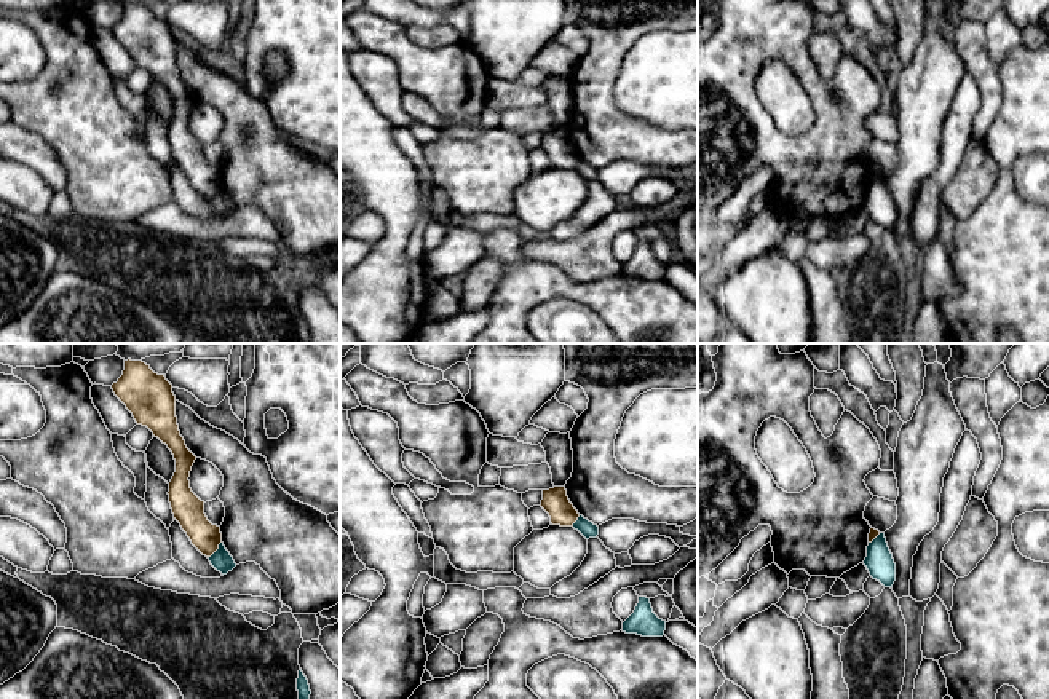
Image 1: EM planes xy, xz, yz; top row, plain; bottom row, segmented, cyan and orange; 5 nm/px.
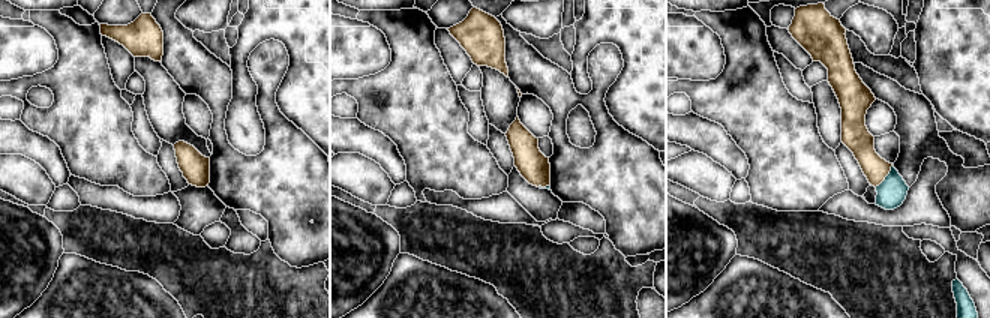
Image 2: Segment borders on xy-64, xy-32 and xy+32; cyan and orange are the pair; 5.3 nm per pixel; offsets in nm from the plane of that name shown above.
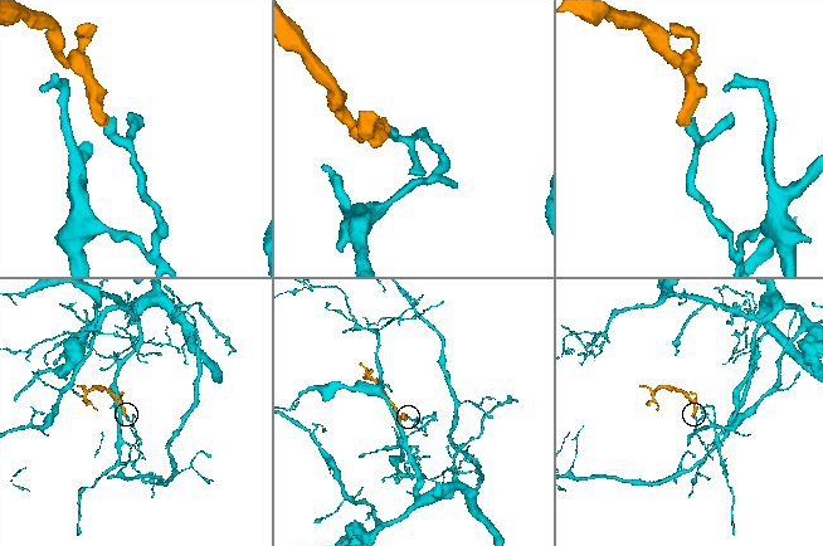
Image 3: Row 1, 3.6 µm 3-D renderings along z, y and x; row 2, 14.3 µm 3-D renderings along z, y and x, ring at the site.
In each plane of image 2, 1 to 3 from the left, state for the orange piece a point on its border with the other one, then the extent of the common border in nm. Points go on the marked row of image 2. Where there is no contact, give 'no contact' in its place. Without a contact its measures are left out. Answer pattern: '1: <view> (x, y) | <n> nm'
1: no contact
2: xy-32 (543, 188) | 70 nm
3: xy+32 (885, 177) | 160 nm

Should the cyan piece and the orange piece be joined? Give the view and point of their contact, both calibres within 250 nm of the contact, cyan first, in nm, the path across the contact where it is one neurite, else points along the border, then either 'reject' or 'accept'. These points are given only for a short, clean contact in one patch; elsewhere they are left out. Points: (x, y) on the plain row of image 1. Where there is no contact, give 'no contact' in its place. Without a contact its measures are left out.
contact xy (217, 192); calibres 100 and 160 nm; border xy (221, 184), (208, 200); reject

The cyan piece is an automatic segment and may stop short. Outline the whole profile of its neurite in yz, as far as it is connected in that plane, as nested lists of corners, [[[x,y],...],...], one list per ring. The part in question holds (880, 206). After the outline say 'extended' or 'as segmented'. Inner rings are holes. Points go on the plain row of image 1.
[[[880,176],[872,185],[869,185],[864,207],[873,222],[880,223],[885,230],[893,230],[896,223],[896,206],[885,176]]]; as segmented

